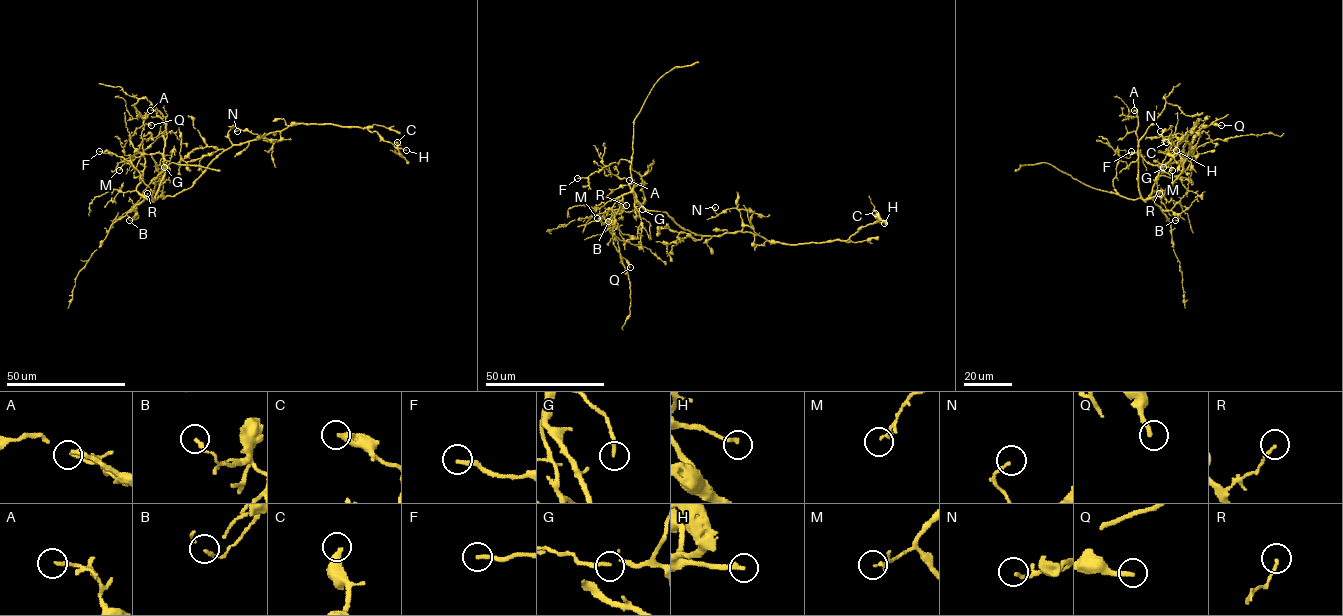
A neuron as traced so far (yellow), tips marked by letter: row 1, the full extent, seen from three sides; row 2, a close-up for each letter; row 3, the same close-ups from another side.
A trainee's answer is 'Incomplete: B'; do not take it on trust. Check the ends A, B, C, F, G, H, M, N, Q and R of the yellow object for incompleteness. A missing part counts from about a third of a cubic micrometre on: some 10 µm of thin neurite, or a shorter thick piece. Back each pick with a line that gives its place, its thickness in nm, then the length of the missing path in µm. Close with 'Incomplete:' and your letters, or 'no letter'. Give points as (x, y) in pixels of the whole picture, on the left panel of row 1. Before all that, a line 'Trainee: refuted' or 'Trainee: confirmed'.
Trainee: refuted
H: (406, 150) | 190 nm | 7 µm
Incomplete: H

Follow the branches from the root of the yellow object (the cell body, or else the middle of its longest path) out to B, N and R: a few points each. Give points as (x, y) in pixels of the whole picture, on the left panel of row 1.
B: (199, 177), (191, 186), (172, 196), (159, 196), (155, 200), (144, 197), (134, 208), (135, 217), (129, 220)
N: (199, 177), (225, 150), (258, 140), (264, 134), (259, 137), (248, 131), (237, 131)
R: (199, 177), (191, 186), (172, 196), (149, 200), (144, 198), (147, 193)

